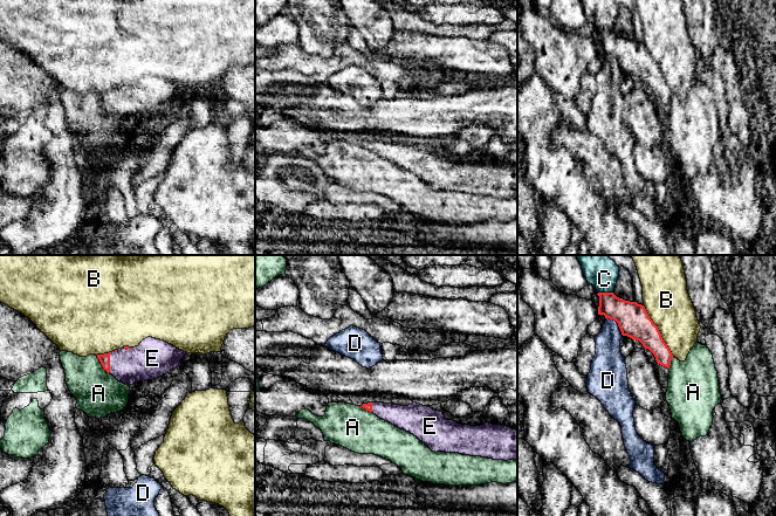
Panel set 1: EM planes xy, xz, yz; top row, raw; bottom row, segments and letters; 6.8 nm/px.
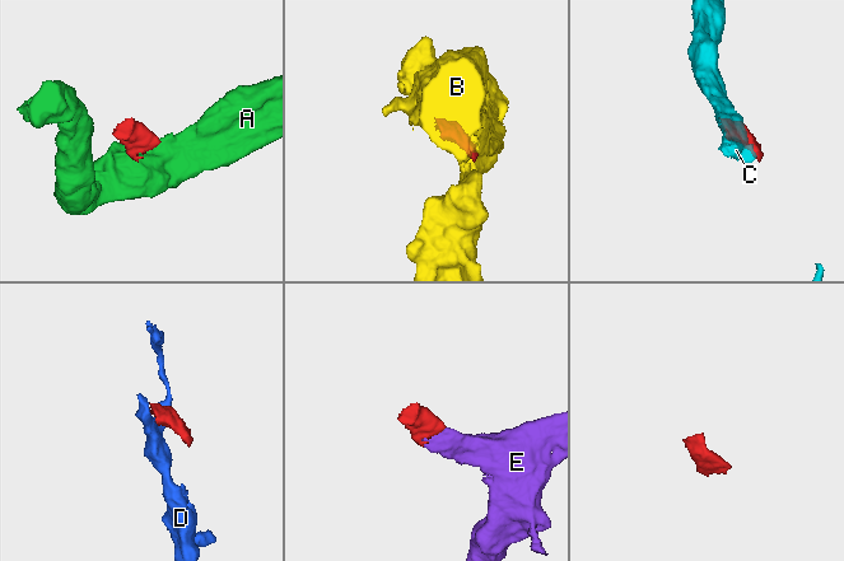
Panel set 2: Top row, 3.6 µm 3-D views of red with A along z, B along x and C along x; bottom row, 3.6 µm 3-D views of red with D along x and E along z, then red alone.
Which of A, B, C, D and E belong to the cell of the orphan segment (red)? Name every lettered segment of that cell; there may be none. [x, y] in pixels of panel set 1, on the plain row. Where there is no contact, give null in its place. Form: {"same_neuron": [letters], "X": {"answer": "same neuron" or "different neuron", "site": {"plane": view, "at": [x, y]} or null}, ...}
{"same_neuron": ["E"], "A": {"answer": "different neuron", "site": {"plane": "xy", "at": [102, 103]}}, "B": {"answer": "different neuron", "site": {"plane": "yz", "at": [659, 69]}}, "C": {"answer": "different neuron", "site": {"plane": "yz", "at": [605, 31]}}, "D": {"answer": "different neuron", "site": {"plane": "yz", "at": [618, 62]}}, "E": {"answer": "same neuron", "site": {"plane": "xy", "at": [109, 98]}}}

